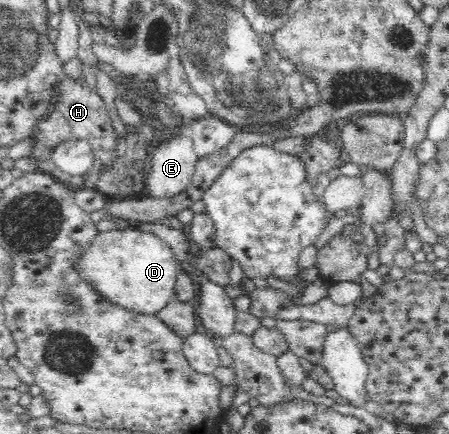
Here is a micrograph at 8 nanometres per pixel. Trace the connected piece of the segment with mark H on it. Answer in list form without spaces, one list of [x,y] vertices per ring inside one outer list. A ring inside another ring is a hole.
[[[65,75],[59,79],[59,85],[55,87],[56,95],[53,100],[53,108],[43,119],[35,123],[33,127],[33,139],[35,139],[35,149],[31,153],[33,159],[37,159],[37,165],[41,171],[49,173],[51,178],[61,181],[69,190],[74,193],[77,190],[90,189],[95,190],[99,182],[101,172],[111,168],[116,161],[116,148],[119,135],[113,129],[112,120],[107,111],[107,105],[97,92],[89,88],[85,78],[71,78]],[[69,139],[83,139],[93,148],[94,165],[90,171],[84,175],[69,175],[53,164],[53,151],[57,145],[69,141]]]

